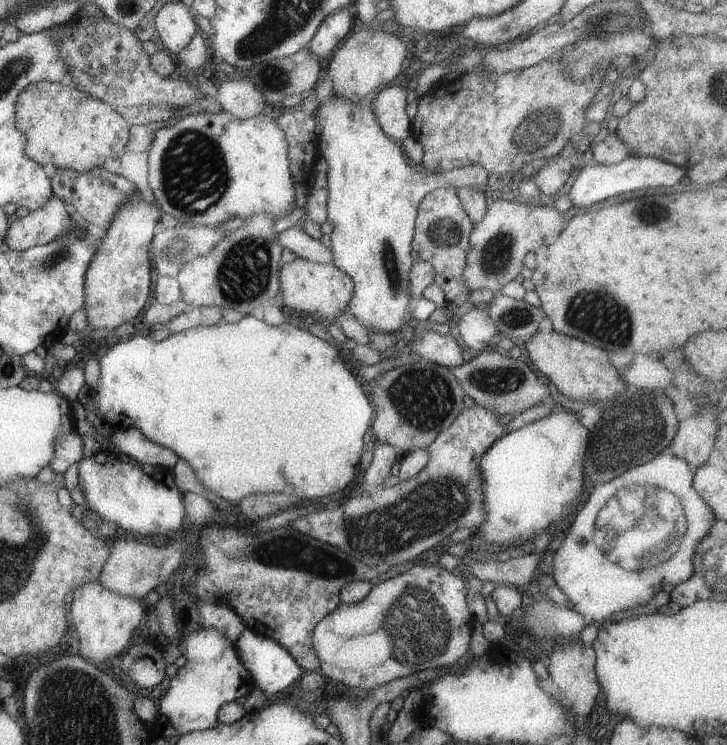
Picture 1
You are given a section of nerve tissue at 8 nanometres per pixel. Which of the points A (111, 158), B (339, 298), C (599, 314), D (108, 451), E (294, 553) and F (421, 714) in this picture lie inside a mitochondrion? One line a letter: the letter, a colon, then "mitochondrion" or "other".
A: other
B: other
C: mitochondrion
D: other
E: mitochondrion
F: other

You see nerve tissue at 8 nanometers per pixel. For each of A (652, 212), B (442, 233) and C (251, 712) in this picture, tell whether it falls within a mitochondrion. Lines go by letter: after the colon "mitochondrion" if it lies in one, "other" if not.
A: mitochondrion
B: mitochondrion
C: other

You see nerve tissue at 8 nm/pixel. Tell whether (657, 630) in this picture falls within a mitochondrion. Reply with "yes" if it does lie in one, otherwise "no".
no

